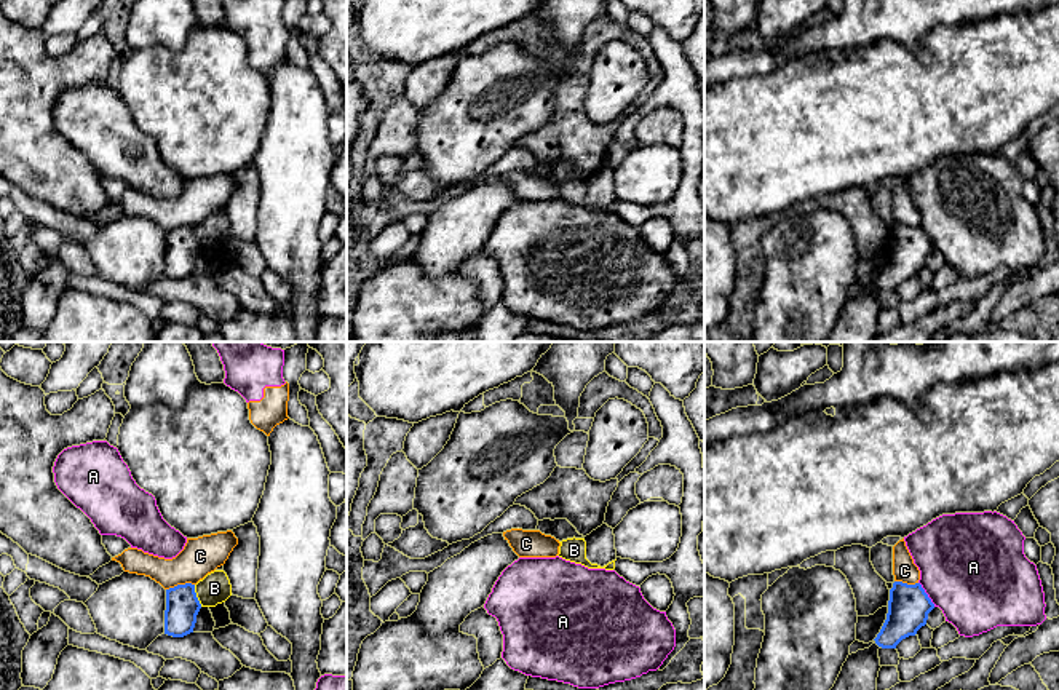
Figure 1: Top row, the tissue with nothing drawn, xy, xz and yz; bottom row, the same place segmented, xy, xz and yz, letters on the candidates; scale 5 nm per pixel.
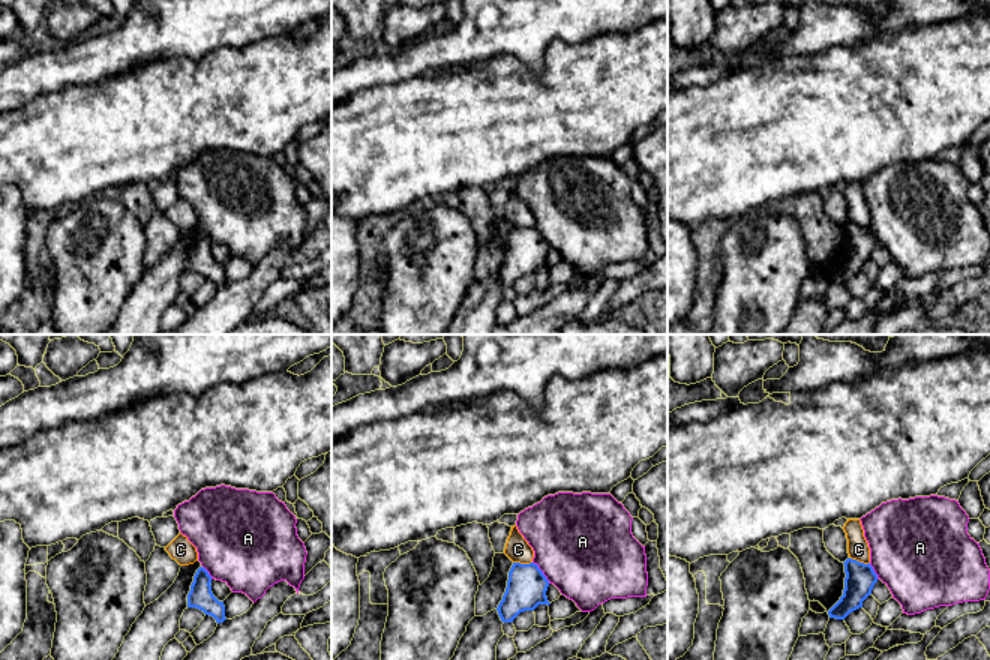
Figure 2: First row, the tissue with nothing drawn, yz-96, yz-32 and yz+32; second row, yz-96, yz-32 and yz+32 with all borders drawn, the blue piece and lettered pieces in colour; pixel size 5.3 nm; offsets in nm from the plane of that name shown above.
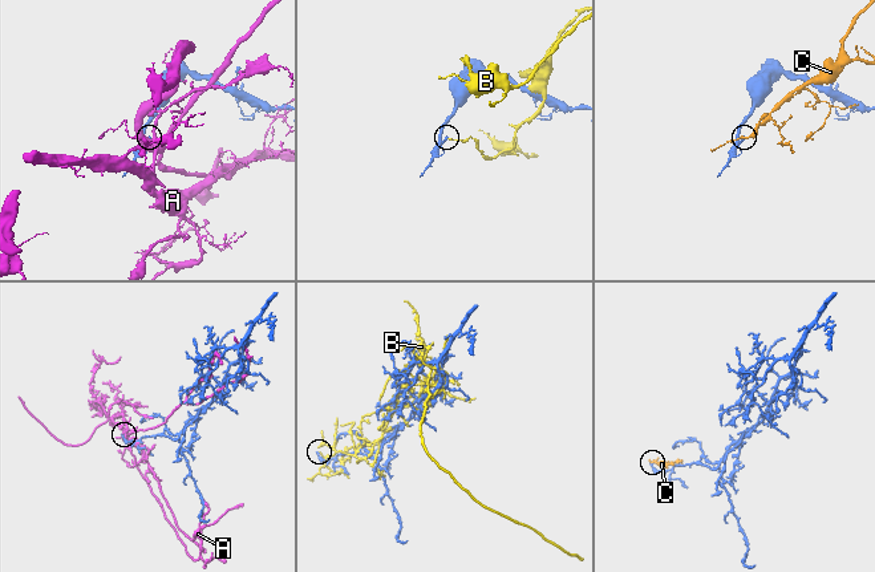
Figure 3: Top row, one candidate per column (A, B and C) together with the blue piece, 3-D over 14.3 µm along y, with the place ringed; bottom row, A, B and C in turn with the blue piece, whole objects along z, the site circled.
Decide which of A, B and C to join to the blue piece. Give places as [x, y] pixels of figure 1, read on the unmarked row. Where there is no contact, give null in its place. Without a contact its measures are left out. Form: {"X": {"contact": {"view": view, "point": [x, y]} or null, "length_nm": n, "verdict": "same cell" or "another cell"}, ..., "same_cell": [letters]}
{"A": {"contact": {"view": "yz", "point": [927, 237]}, "length_nm": 150, "verdict": "another cell"}, "B": {"contact": {"view": "xy", "point": [195, 238]}, "length_nm": 120, "verdict": "another cell"}, "C": {"contact": {"view": "xy", "point": [179, 227]}, "length_nm": 150, "verdict": "another cell"}, "same_cell": []}

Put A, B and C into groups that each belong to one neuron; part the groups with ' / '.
A C / B

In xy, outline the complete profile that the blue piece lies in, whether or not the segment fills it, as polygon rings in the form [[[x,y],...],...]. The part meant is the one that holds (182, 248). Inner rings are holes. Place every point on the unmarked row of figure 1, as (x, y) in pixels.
[[[185,225],[166,232],[165,276],[184,280],[193,275],[200,251],[195,227]]]

